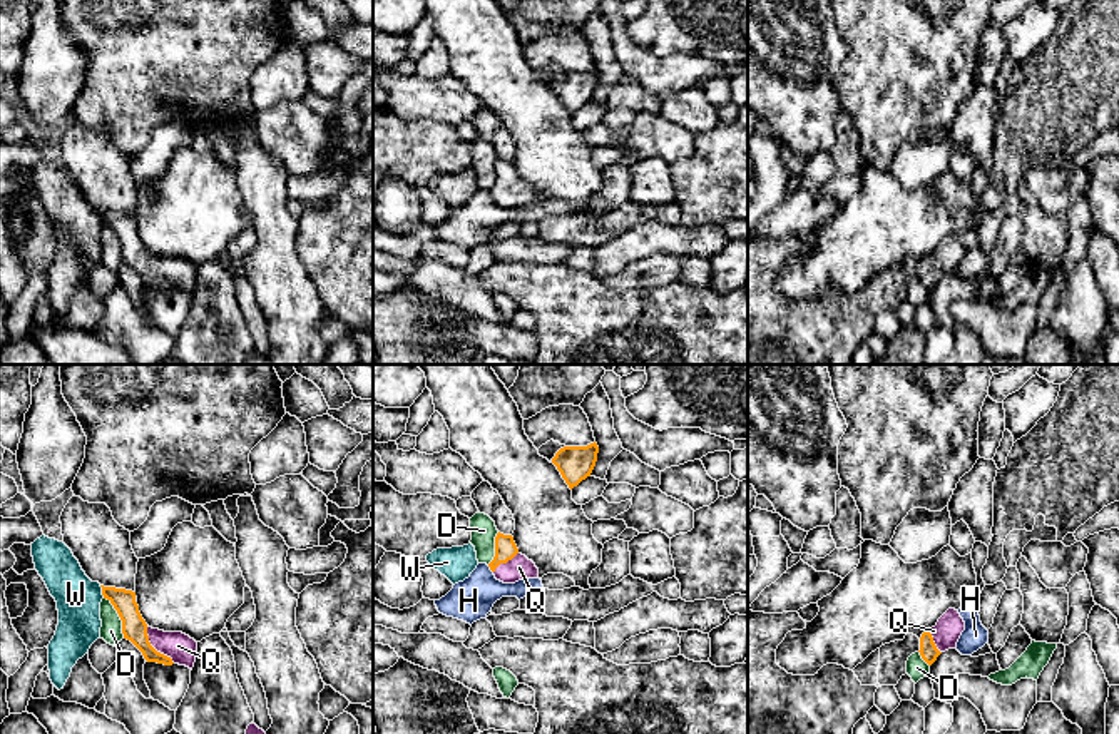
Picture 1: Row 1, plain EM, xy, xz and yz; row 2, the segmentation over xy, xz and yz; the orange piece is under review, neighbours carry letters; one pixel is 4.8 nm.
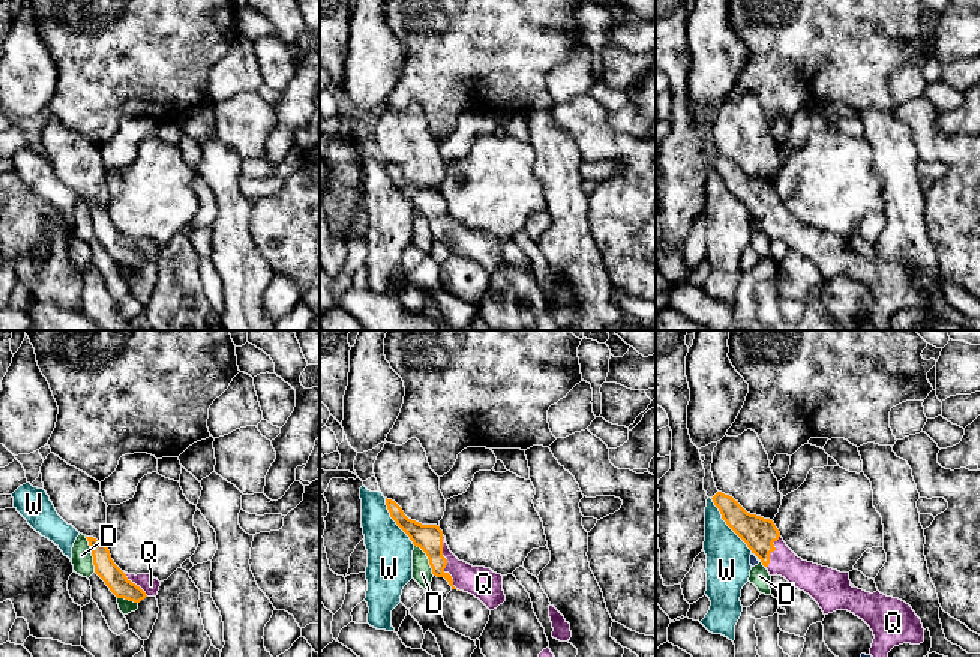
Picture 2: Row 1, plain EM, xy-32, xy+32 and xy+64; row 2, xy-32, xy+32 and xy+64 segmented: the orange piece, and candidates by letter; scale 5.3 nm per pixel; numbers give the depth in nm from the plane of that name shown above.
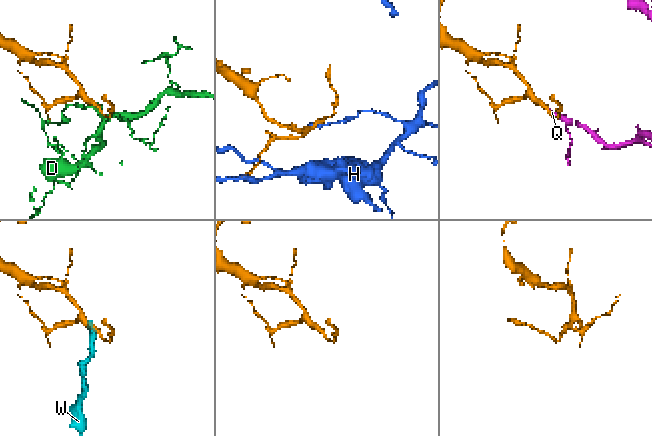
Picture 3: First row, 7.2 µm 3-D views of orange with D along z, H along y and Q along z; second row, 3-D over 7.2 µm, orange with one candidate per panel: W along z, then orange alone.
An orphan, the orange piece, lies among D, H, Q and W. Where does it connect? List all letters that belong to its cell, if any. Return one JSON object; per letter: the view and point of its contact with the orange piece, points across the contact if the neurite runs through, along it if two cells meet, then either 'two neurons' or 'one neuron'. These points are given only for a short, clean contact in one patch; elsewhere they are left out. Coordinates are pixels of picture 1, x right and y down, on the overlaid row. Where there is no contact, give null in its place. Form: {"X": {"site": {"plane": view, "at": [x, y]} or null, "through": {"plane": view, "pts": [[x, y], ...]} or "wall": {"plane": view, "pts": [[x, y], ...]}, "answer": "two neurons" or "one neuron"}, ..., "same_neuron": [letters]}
{"D": {"site": {"plane": "xy", "at": [119, 616]}, "answer": "two neurons"}, "H": {"site": {"plane": "xz", "at": [490, 569]}, "answer": "two neurons"}, "Q": {"site": {"plane": "xy", "at": [153, 647]}, "answer": "one neuron"}, "W": {"site": {"plane": "xy", "at": [102, 592]}, "wall": {"plane": "xy", "pts": [[99, 586], [104, 597]]}, "answer": "two neurons"}, "same_neuron": ["Q"]}

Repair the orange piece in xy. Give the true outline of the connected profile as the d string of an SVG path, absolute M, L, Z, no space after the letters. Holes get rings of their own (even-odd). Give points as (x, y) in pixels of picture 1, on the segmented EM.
M102 587L102 595L117 610L122 620L124 639L130 640L147 662L186 665L192 670L197 642L182 632L164 632L146 624L139 612L135 592Z

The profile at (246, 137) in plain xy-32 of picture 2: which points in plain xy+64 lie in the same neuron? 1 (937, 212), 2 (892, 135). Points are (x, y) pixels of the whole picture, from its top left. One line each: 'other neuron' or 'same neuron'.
1: same neuron
2: other neuron

